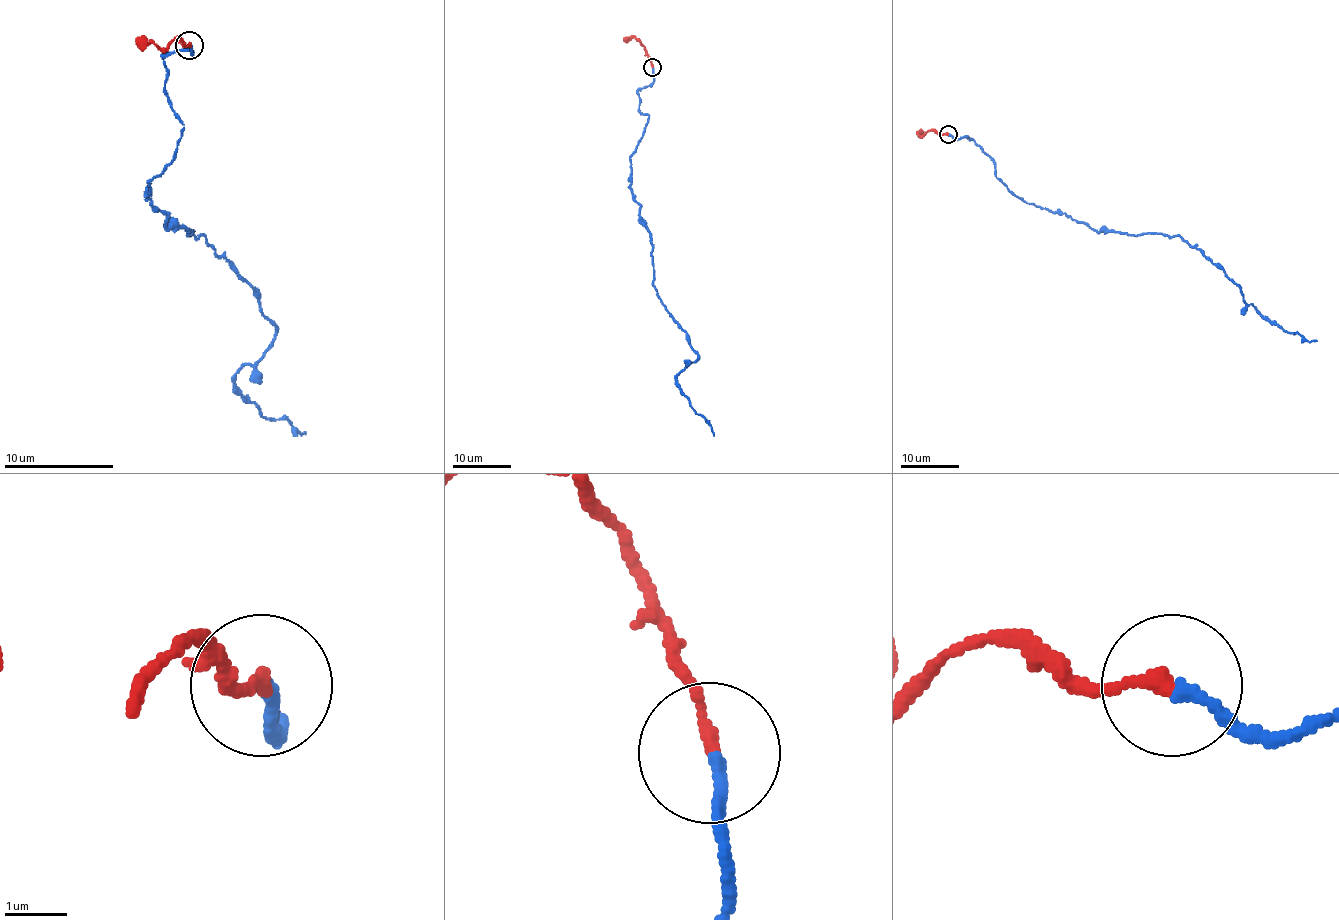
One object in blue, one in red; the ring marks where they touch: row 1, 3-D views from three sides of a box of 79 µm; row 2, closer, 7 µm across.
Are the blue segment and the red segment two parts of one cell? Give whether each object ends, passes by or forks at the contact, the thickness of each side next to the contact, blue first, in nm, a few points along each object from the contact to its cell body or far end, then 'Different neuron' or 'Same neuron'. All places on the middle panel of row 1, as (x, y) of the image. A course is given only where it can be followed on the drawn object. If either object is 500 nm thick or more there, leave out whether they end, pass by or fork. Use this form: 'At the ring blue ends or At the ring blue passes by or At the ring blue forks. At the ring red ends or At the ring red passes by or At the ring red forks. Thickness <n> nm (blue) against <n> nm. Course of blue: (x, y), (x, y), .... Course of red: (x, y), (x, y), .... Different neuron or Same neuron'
At the ring blue ends. At the ring red ends. Thickness 200 nm (blue) against 220 nm. Course of blue: (652, 67), (638, 92), (648, 122), (630, 186), (654, 287), (697, 355), (675, 381), (713, 435). Course of red: (652, 67), (646, 50), (633, 37), (623, 41). Same neuron

